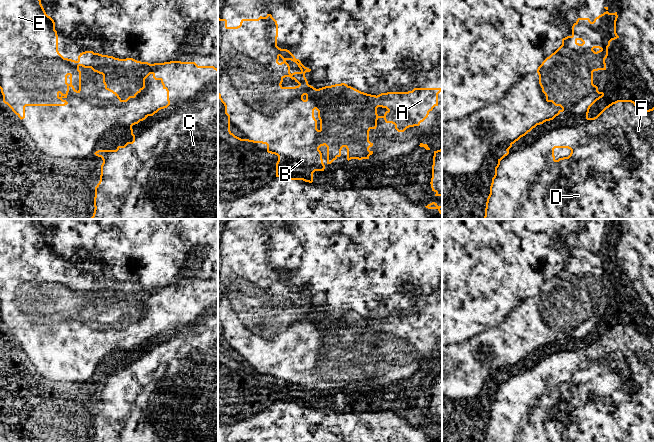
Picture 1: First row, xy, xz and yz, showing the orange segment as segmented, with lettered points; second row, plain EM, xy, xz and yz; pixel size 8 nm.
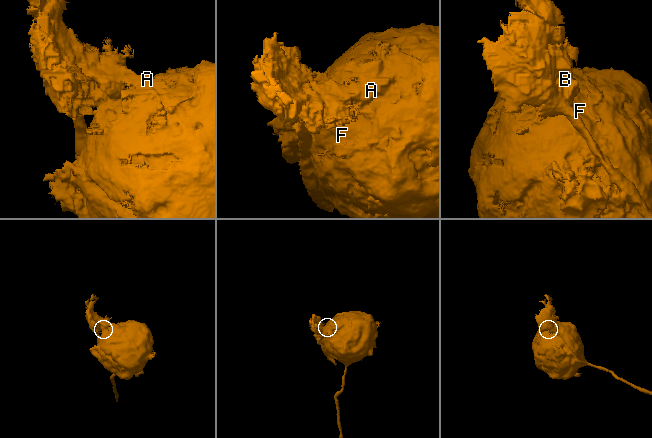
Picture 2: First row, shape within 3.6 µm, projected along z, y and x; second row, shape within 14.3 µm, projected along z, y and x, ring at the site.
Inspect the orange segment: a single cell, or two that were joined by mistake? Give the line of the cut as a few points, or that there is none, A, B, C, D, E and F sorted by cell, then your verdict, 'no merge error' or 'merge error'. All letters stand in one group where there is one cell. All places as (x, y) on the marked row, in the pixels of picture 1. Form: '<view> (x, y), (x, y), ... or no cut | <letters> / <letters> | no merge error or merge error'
xy (134, 60), (138, 65), (151, 65), (153, 73) | A C D F / B E | merge error

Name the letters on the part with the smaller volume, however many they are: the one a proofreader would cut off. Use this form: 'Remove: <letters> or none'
Remove: B, E

